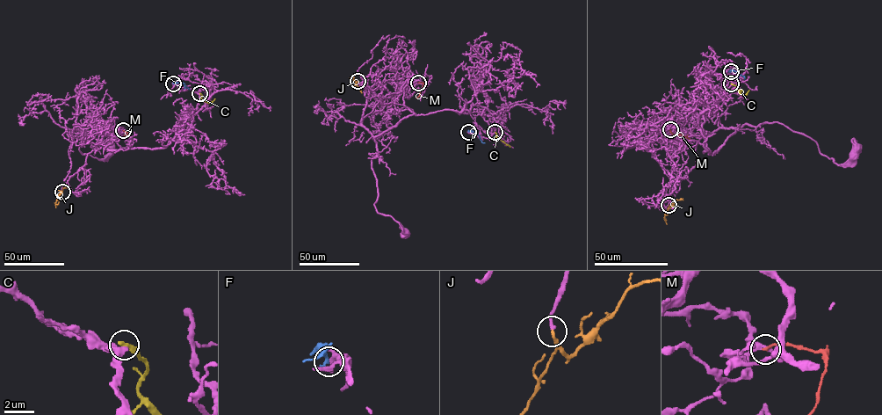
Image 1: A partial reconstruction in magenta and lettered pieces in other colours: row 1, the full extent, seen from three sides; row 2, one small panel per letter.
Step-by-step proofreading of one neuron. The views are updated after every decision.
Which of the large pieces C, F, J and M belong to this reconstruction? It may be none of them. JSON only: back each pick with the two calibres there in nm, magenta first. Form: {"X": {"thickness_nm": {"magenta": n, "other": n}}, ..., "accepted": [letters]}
{"J": {"thickness_nm": {"magenta": 220, "other": 260}}, "accepted": ["J"]}

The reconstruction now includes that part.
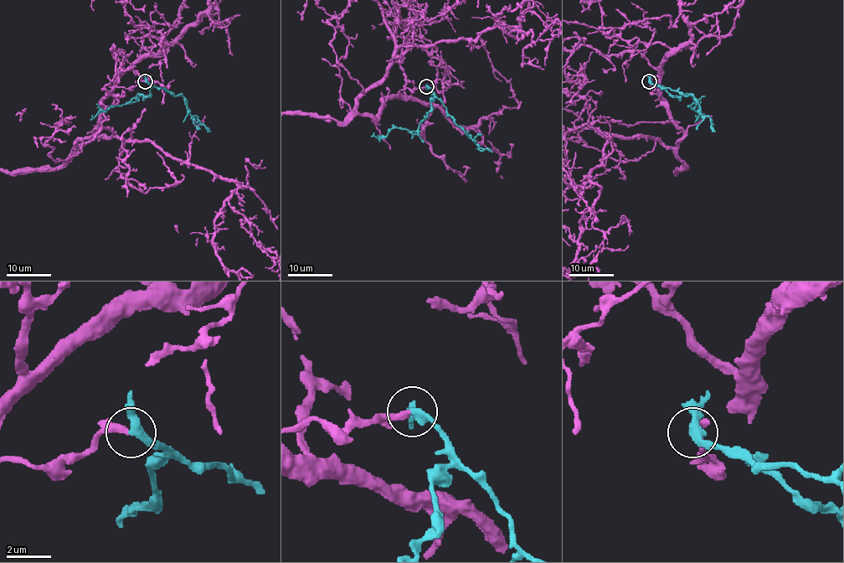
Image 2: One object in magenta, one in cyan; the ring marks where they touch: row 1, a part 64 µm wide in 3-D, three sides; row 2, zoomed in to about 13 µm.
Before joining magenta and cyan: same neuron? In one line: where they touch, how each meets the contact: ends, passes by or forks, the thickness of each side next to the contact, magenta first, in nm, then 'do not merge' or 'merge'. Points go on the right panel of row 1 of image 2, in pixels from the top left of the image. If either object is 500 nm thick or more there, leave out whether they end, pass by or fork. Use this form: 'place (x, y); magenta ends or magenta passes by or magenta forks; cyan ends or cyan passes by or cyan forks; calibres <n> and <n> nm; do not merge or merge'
place (649, 81); magenta ends; cyan passes by; calibres 320 and 360 nm; merge

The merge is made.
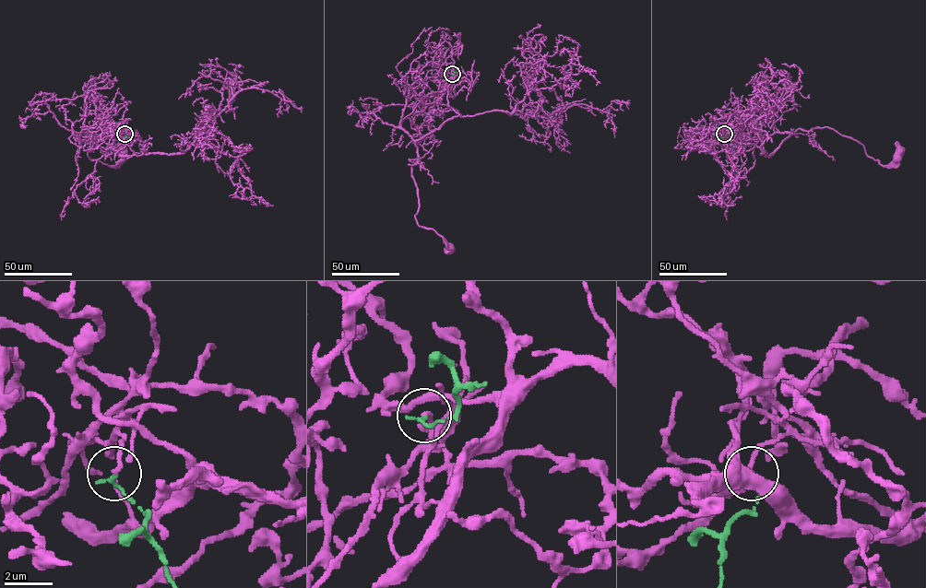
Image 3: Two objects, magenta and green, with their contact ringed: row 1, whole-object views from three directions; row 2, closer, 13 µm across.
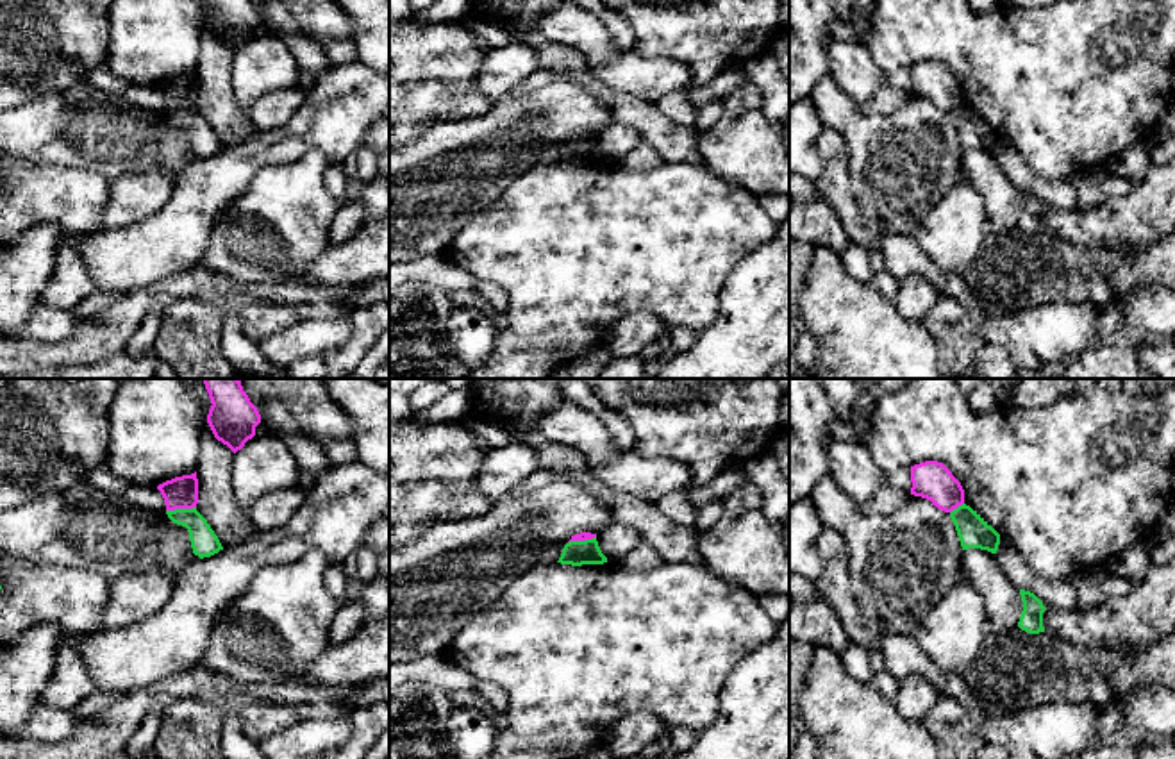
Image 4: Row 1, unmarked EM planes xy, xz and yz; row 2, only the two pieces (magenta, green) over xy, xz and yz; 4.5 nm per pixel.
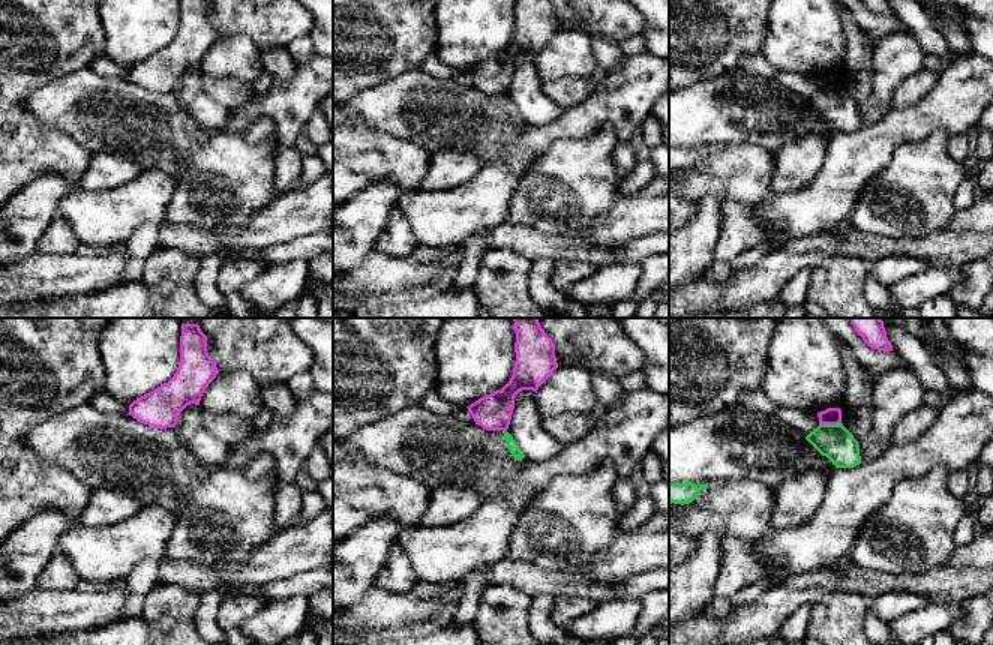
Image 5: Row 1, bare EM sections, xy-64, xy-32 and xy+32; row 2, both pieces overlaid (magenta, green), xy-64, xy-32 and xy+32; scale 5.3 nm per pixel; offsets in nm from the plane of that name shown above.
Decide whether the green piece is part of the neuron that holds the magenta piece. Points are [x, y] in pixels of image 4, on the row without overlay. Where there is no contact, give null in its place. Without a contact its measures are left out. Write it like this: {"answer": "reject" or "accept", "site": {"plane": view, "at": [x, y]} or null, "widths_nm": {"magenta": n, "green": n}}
{"answer": "reject", "site": {"plane": "xy", "at": [181, 108]}, "widths_nm": {"magenta": 140, "green": 120}}

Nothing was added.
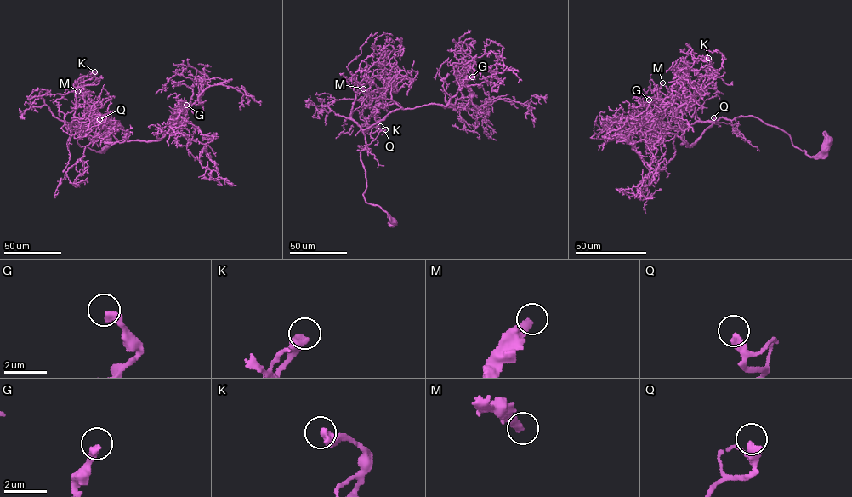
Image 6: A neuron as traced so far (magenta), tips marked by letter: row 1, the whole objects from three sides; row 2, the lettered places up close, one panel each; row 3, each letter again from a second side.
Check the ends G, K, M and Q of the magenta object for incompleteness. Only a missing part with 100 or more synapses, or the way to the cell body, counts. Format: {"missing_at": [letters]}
{"missing_at": ["M"]}

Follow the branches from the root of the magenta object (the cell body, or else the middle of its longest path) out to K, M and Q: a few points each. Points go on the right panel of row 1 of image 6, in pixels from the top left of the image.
K: (827, 139), (809, 157), (782, 130), (740, 116), (720, 117), (686, 145), (681, 99), (705, 75), (708, 58)
M: (827, 139), (809, 157), (783, 130), (752, 116), (673, 128), (661, 119), (662, 82)
Q: (827, 139), (818, 154), (809, 157), (783, 130), (758, 117), (740, 116), (727, 123), (714, 122), (713, 117)

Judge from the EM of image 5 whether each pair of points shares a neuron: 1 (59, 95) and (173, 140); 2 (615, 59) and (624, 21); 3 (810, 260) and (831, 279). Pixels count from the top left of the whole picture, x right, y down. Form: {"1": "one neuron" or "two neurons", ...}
{"1": "one neuron", "2": "two neurons", "3": "two neurons"}

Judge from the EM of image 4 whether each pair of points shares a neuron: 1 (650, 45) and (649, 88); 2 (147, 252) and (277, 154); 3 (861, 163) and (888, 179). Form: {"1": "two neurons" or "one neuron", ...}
{"1": "two neurons", "2": "one neuron", "3": "one neuron"}

